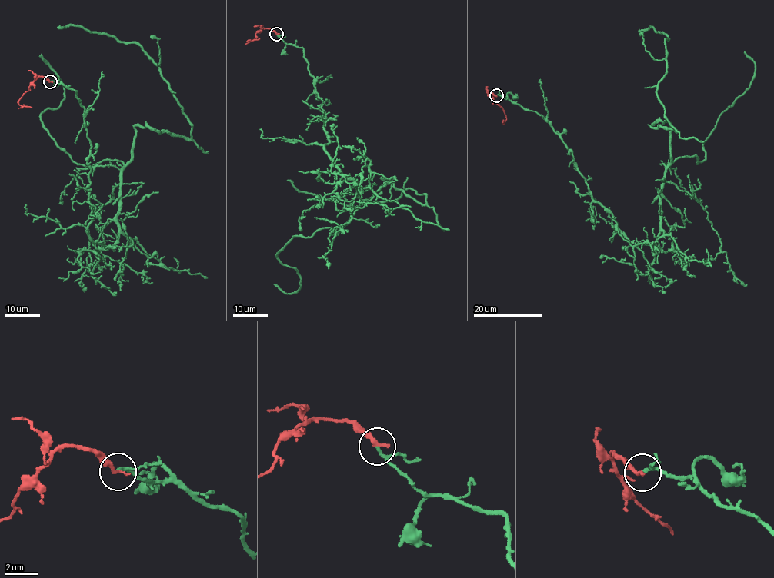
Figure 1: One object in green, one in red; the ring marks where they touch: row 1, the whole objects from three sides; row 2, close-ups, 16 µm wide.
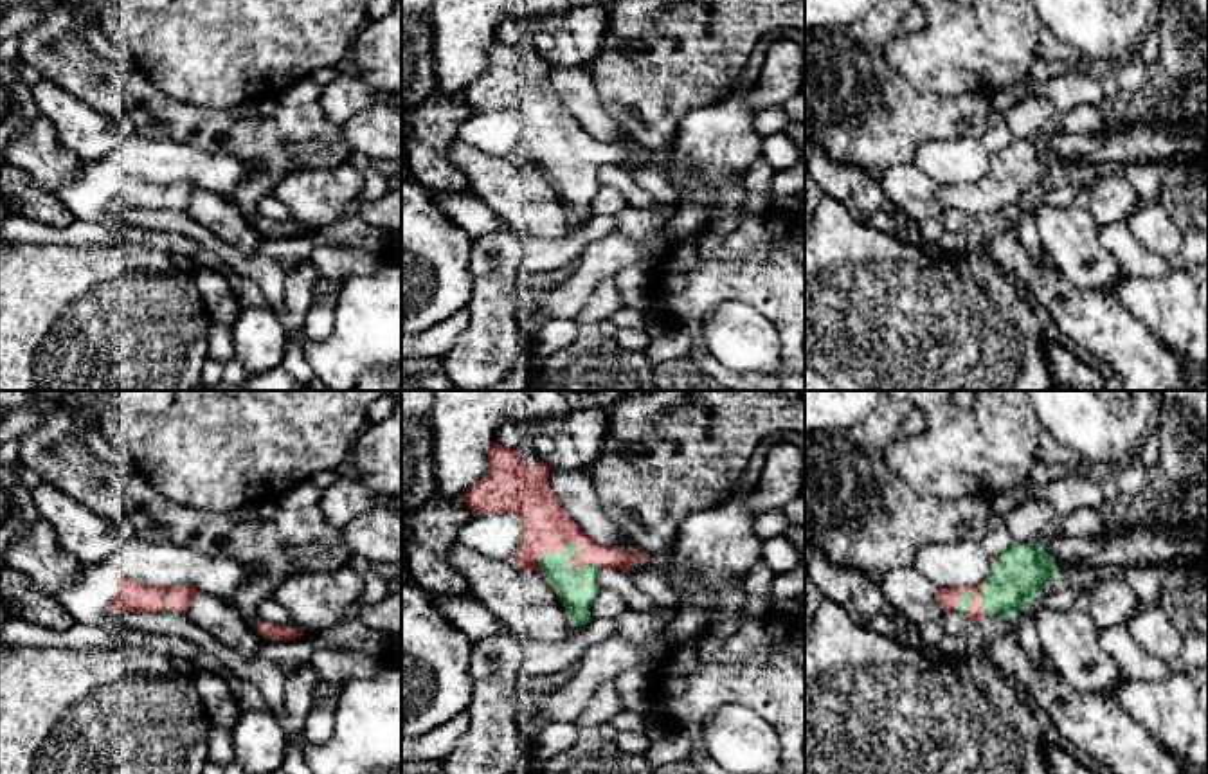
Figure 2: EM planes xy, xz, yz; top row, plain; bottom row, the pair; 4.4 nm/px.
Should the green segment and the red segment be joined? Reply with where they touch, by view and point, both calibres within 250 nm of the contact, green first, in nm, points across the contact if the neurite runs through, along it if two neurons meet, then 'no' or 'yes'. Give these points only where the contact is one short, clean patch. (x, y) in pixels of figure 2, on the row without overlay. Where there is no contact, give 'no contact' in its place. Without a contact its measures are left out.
xz (567, 159) | 180/220 nm | across xz (576, 184), (567, 159), (578, 148), (546, 123) | yes

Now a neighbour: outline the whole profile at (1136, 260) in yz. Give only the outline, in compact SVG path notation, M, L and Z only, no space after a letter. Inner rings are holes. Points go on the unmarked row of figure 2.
M1123 223L1102 225L1100 243L1129 275L1165 275L1176 263L1145 248Z

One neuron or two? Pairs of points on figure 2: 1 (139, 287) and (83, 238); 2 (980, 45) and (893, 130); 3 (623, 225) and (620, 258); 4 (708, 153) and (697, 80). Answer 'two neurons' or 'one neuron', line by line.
1: two neurons
2: two neurons
3: two neurons
4: two neurons

